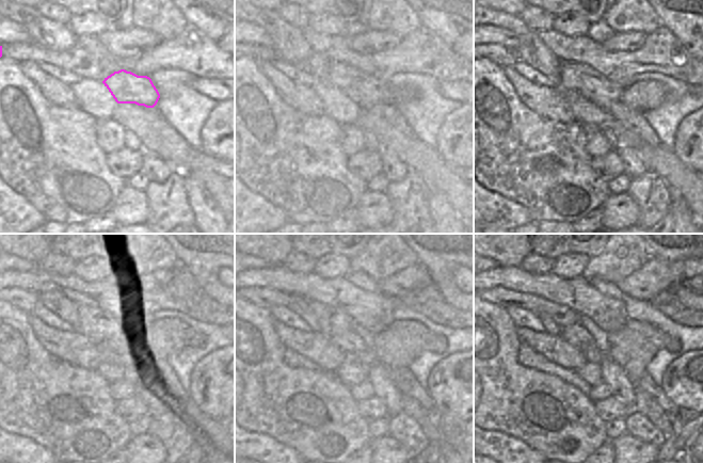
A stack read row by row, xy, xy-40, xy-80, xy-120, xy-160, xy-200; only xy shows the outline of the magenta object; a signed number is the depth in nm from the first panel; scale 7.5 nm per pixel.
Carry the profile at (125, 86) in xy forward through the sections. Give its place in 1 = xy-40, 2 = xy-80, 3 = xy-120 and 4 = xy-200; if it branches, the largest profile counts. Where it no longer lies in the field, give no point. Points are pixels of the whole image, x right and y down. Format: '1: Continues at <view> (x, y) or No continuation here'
1: Continues at xy-40 (364, 90)
2: Continues at xy-80 (577, 78)
3: Continues at xy-120 (98, 325)
4: Continues at xy-200 (563, 316).

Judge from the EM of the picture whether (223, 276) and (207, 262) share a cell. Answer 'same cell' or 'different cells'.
different cells

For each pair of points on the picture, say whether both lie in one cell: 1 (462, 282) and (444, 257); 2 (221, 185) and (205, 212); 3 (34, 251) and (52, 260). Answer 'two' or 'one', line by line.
1: two
2: two
3: two

